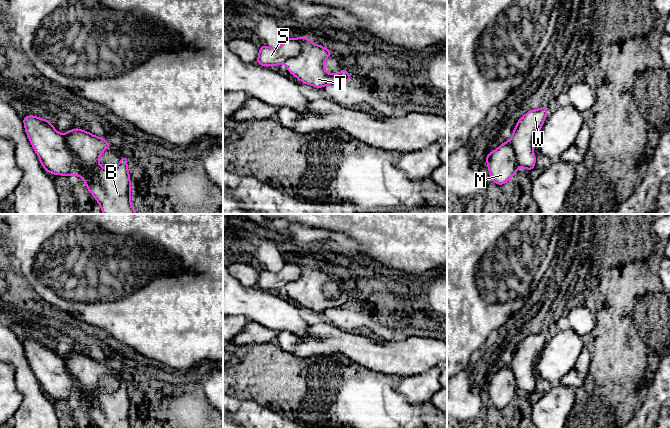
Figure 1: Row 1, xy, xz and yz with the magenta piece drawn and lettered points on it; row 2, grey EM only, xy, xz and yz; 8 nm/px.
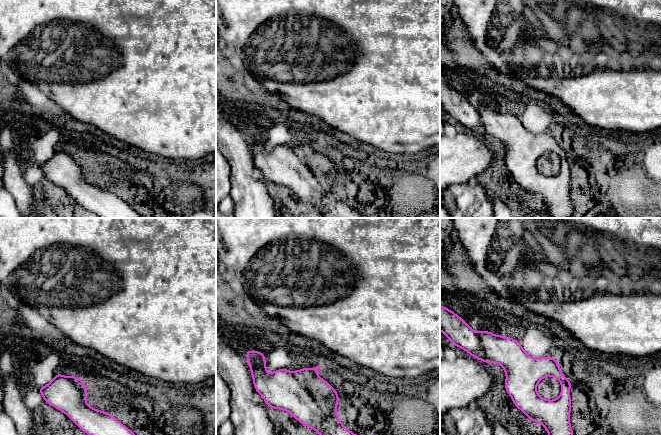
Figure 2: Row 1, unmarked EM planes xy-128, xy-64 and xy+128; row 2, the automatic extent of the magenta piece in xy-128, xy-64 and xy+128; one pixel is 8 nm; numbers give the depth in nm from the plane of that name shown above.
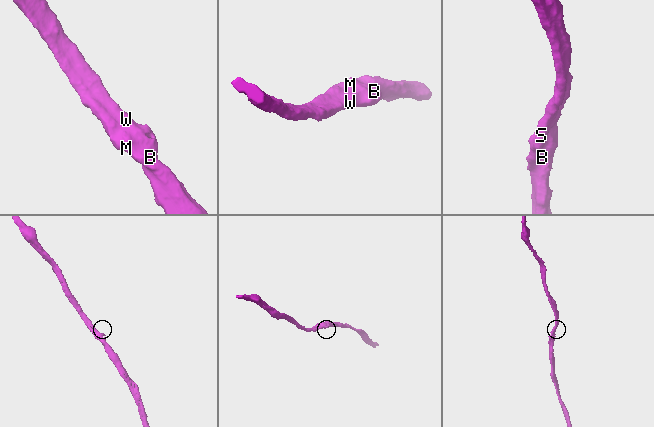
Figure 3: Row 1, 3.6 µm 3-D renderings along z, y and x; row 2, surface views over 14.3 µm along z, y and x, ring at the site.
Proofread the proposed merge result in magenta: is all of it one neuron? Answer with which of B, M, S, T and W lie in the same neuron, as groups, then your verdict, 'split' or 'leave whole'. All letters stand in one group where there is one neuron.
groups B M S T W; leave whole

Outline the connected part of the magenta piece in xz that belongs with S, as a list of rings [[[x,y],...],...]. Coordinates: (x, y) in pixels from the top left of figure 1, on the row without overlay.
[[[304,259],[299,262],[287,260],[279,271],[260,269],[256,287],[263,291],[284,287],[291,299],[315,312],[351,305],[345,292],[338,298],[330,298],[325,294],[324,284],[332,278],[331,274],[315,268]]]

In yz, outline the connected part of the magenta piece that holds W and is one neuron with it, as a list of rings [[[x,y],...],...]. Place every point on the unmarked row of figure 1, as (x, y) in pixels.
[[[547,331],[530,333],[519,342],[511,363],[486,378],[490,404],[497,409],[506,408],[517,397],[519,391],[528,395],[535,393],[536,380],[533,370],[547,341]]]

